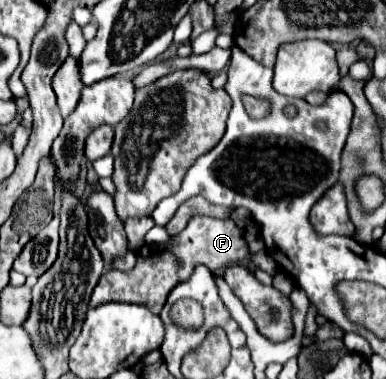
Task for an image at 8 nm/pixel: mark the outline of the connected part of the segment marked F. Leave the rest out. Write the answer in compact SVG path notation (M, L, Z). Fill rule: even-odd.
M194 216L188 222L188 226L176 236L170 236L166 244L144 244L136 252L136 258L138 262L132 270L128 272L108 270L100 276L100 282L96 284L90 298L90 308L96 308L108 302L126 302L126 304L146 306L148 310L152 310L152 314L158 314L166 302L168 290L172 290L176 282L182 282L184 278L188 278L188 274L192 272L192 266L200 262L216 272L222 266L240 262L242 258L251 258L258 269L271 275L277 272L277 264L267 250L261 250L256 254L248 250L248 244L244 240L244 230L238 228L232 218L218 220L210 216Z

